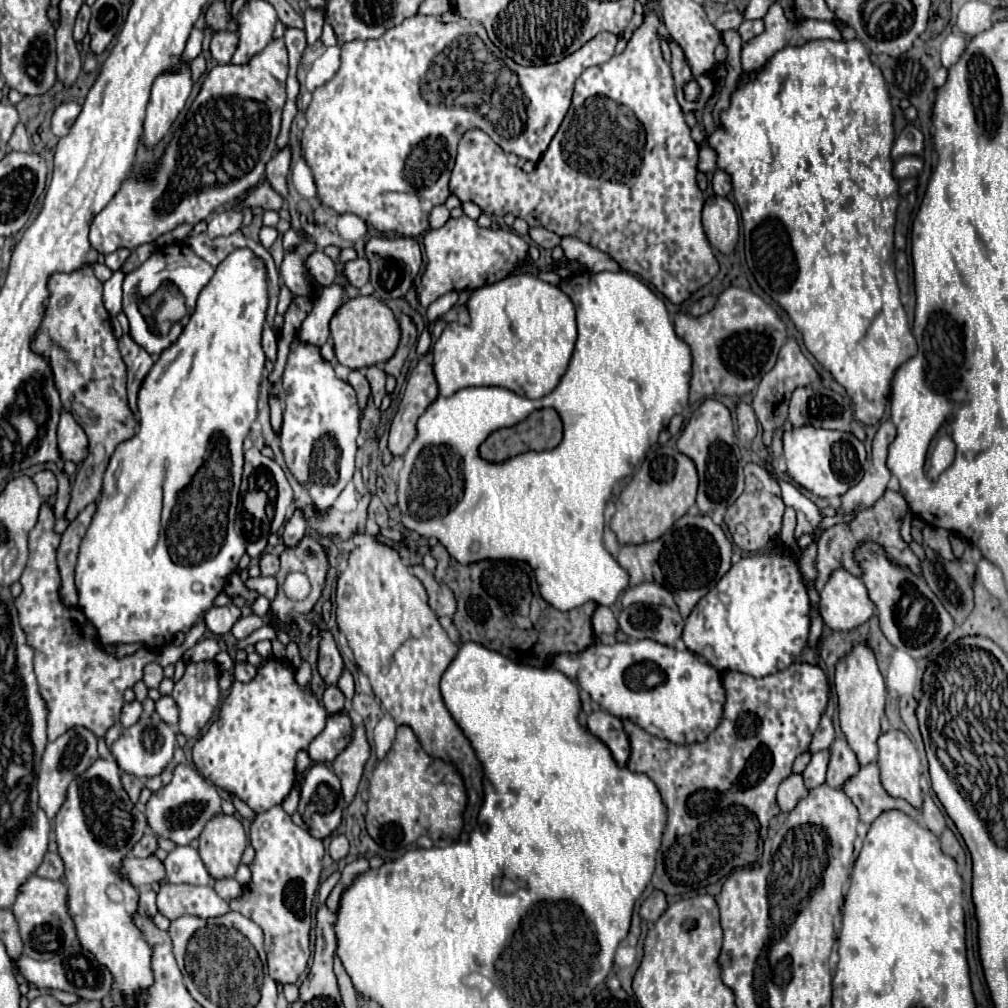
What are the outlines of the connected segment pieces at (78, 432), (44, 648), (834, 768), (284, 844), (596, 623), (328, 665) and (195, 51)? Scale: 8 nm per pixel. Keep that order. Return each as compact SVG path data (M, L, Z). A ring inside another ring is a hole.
M69 411L61 413L57 437L59 437L59 453L63 459L81 463L87 457L87 435Z
M43 503L39 521L29 533L29 561L21 575L23 591L15 599L21 627L29 637L29 645L35 649L35 675L39 691L49 705L47 735L55 741L59 735L73 727L85 727L103 739L109 727L119 721L123 707L123 691L133 687L143 677L143 667L155 661L155 653L139 649L131 657L115 659L101 651L97 633L79 607L69 609L59 599L59 571L55 563L55 551L59 537L53 531L53 511Z
M835 739L829 747L829 769L827 769L827 785L839 789L841 781L849 779L857 773L859 761L857 755L851 751L845 739Z
M281 805L255 815L249 839L255 847L255 859L249 865L251 881L243 885L243 893L231 899L229 905L231 911L243 913L263 929L271 979L283 985L295 983L311 957L311 903L323 869L323 843L297 827Z
M597 607L595 609L595 613L593 613L593 631L595 631L595 635L601 639L603 635L615 635L615 631L617 631L617 619L615 619L615 615L611 613L611 609L609 607Z
M325 631L321 633L321 645L319 645L319 675L323 677L325 685L337 685L341 673L343 673L343 659L337 651L331 633Z
M193 28L186 43L186 47L181 56L184 62L191 62L202 52L203 31Z

